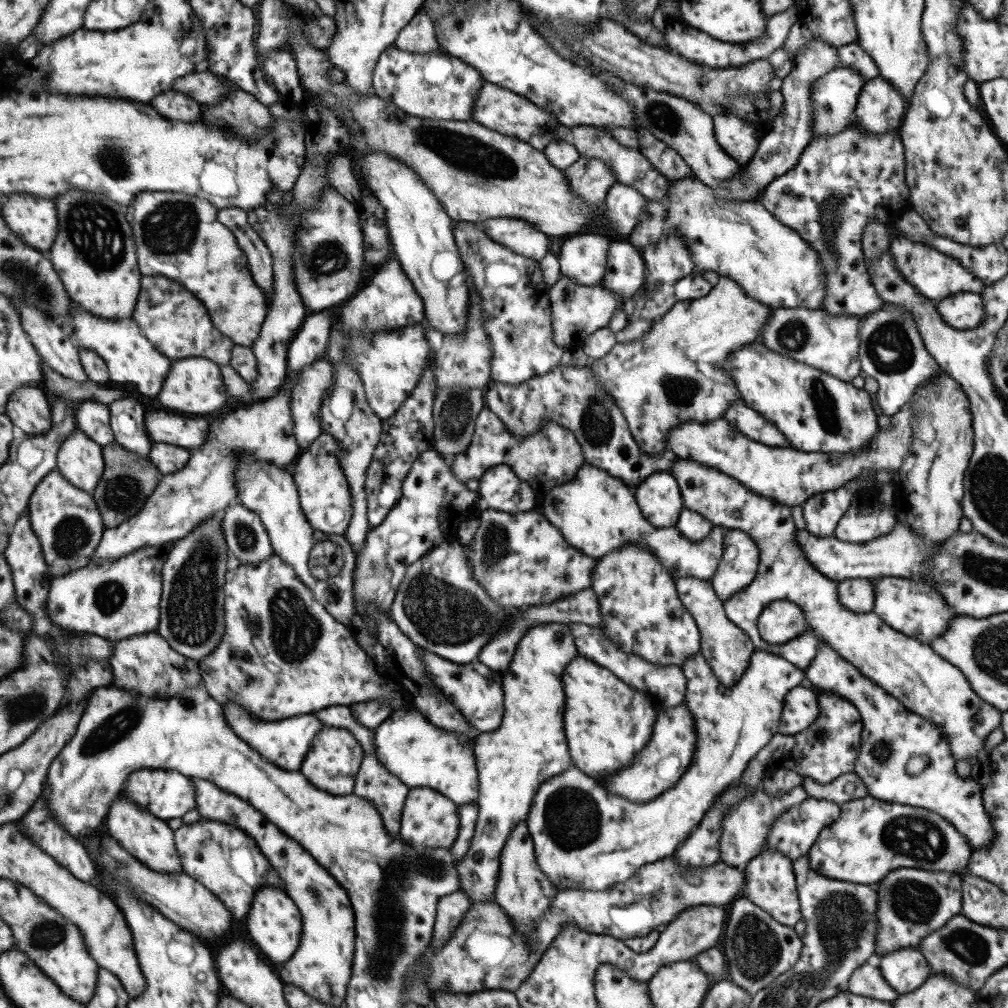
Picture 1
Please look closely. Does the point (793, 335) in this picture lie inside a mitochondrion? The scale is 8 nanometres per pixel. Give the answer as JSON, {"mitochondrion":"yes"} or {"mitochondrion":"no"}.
{"mitochondrion":"yes"}

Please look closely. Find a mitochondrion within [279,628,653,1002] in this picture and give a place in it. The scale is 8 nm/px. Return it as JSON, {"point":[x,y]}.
{"point":[388,916]}

